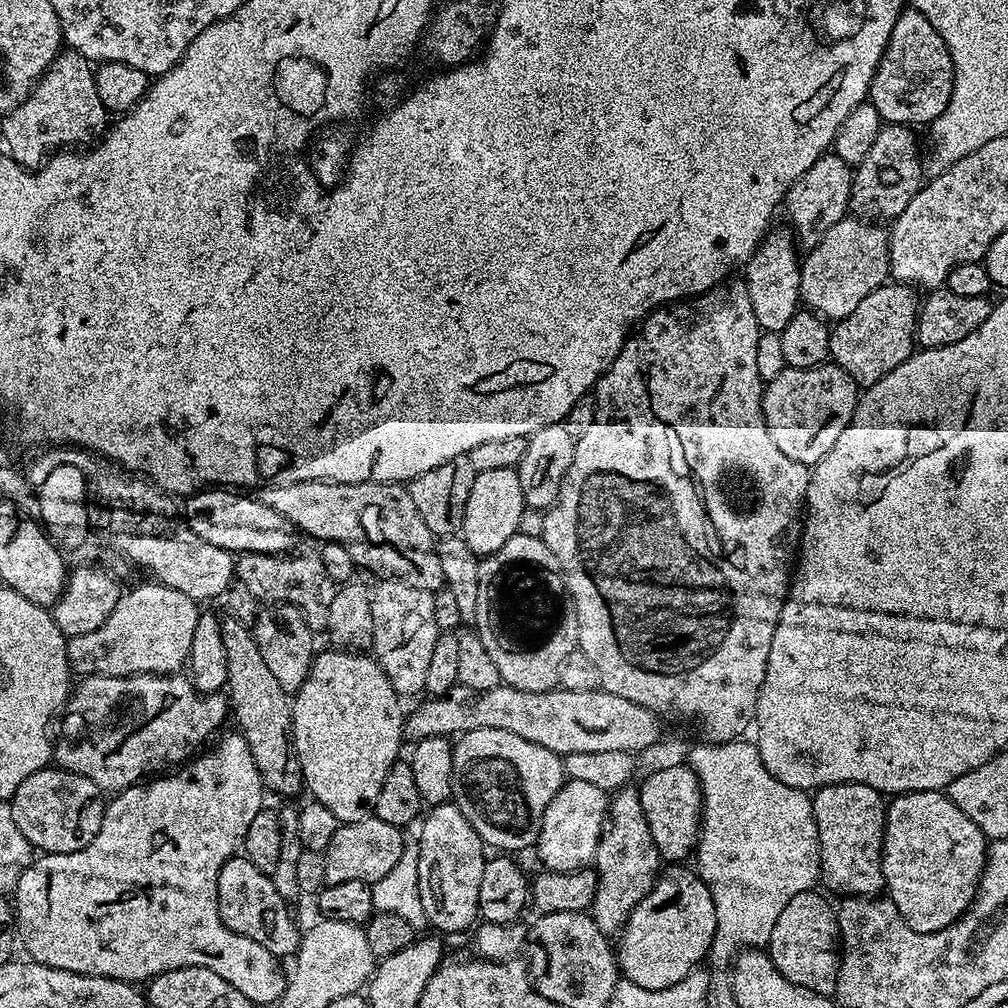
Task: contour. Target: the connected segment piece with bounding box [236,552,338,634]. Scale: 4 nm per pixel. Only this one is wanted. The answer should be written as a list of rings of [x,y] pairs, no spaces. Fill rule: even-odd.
[[[257,552],[243,553],[236,560],[236,576],[239,583],[245,584],[252,593],[268,602],[283,602],[294,605],[303,615],[304,621],[310,625],[313,633],[320,634],[328,627],[330,618],[330,602],[334,602],[337,585],[326,574],[326,566],[322,566],[319,555],[296,556],[285,554],[271,556]]]

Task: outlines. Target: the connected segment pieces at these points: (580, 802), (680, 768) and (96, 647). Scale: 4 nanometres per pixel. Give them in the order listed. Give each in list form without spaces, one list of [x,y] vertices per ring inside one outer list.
[[[565,779],[564,785],[546,808],[540,839],[534,845],[534,852],[540,855],[547,871],[576,872],[595,861],[600,837],[604,835],[608,819],[609,803],[609,797],[591,782]]]
[[[680,762],[680,764],[672,764],[669,768],[660,768],[657,772],[652,772],[644,780],[644,785],[639,785],[638,788],[640,794],[640,801],[642,802],[642,810],[646,814],[646,822],[650,826],[650,834],[654,834],[654,846],[658,846],[658,854],[660,855],[661,861],[664,862],[684,862],[684,860],[693,855],[694,849],[700,842],[700,822],[702,819],[702,797],[700,794],[700,779],[695,776],[692,769],[688,767],[687,763]]]
[[[159,582],[140,584],[123,593],[110,613],[110,618],[90,634],[67,637],[68,666],[77,677],[85,676],[137,676],[143,672],[176,674],[188,664],[190,642],[194,642],[194,628],[198,626],[201,609],[182,590],[174,590]]]

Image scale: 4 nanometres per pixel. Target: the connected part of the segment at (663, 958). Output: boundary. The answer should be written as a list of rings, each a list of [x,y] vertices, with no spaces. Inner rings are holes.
[[[668,866],[657,875],[656,885],[638,902],[618,936],[623,979],[646,990],[662,990],[682,982],[707,957],[712,946],[716,933],[714,898],[710,898],[710,890],[699,875],[691,867],[684,867],[688,866]]]

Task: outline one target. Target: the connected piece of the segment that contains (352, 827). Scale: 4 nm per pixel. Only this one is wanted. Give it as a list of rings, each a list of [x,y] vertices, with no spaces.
[[[374,814],[367,816],[362,822],[341,824],[330,846],[322,853],[326,862],[326,885],[351,880],[372,882],[386,878],[386,874],[394,870],[398,858],[402,858],[406,843],[404,835],[401,829],[390,826],[390,822],[382,822]]]

